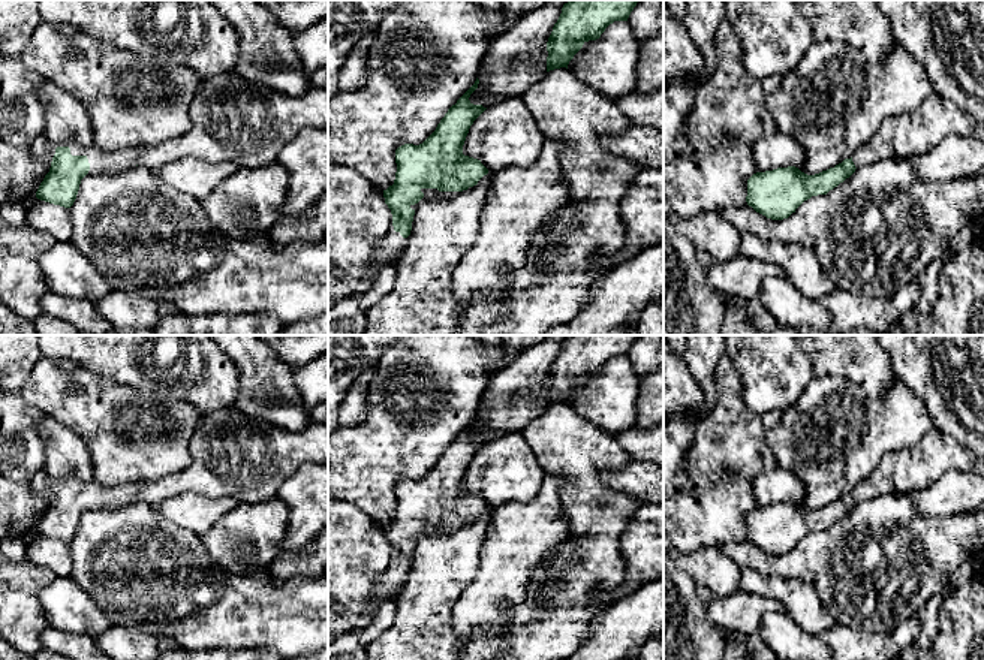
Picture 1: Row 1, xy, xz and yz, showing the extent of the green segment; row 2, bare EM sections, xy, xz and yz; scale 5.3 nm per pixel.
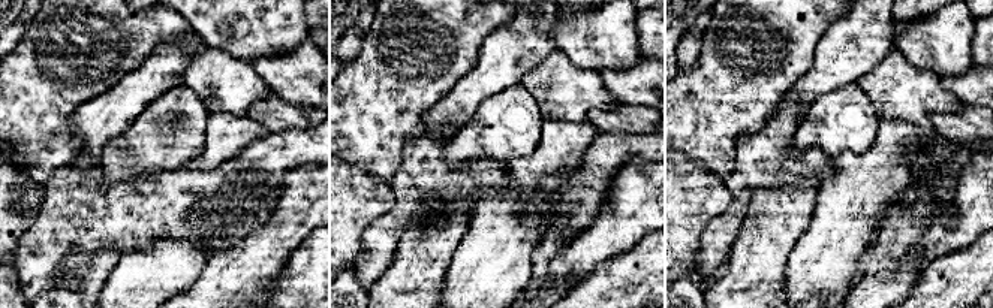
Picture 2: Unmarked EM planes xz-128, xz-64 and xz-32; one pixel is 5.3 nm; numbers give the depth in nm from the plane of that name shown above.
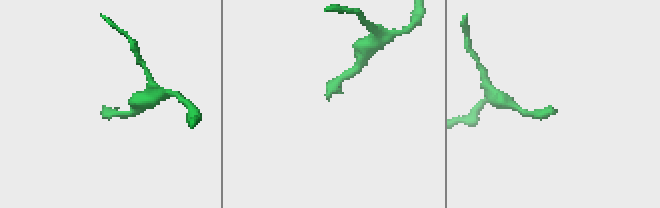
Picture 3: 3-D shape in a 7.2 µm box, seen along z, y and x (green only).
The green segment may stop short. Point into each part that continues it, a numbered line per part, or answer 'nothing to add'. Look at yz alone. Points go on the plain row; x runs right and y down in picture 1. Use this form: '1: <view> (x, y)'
1: yz (908, 470)

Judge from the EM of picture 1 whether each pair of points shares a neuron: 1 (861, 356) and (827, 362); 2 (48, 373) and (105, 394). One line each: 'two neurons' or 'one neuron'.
1: one neuron
2: one neuron

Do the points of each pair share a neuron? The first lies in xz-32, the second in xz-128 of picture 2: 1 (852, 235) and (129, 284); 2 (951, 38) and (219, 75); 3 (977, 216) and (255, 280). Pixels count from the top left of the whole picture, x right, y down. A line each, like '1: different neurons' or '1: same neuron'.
1: same neuron
2: different neurons
3: same neuron

